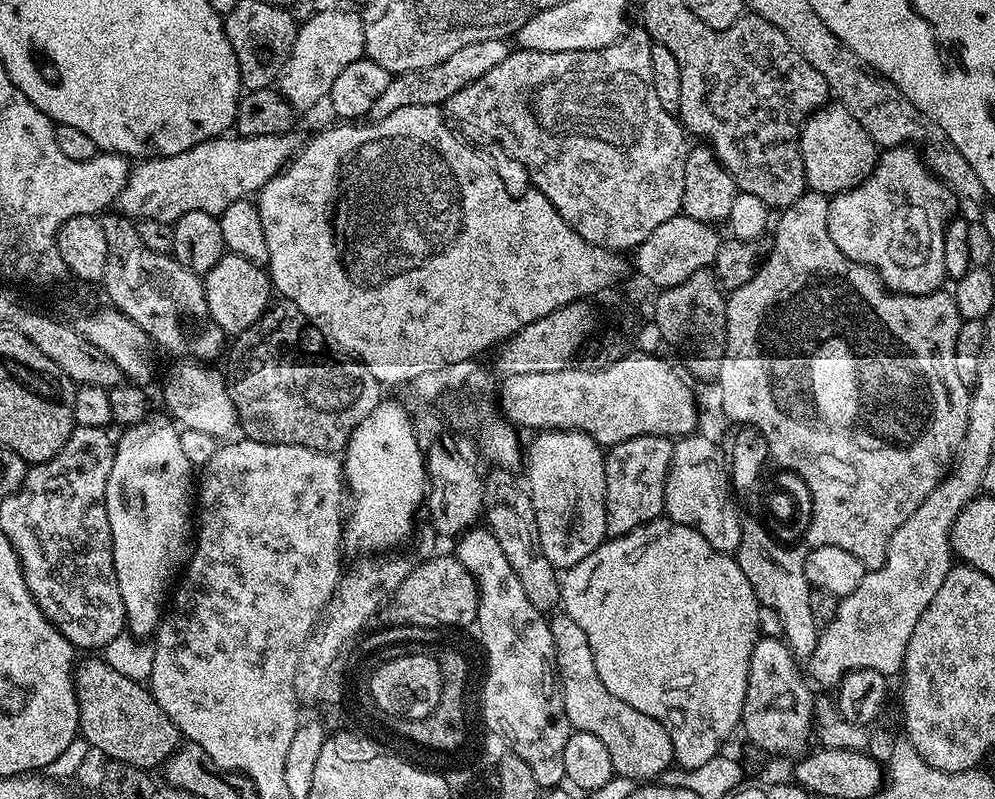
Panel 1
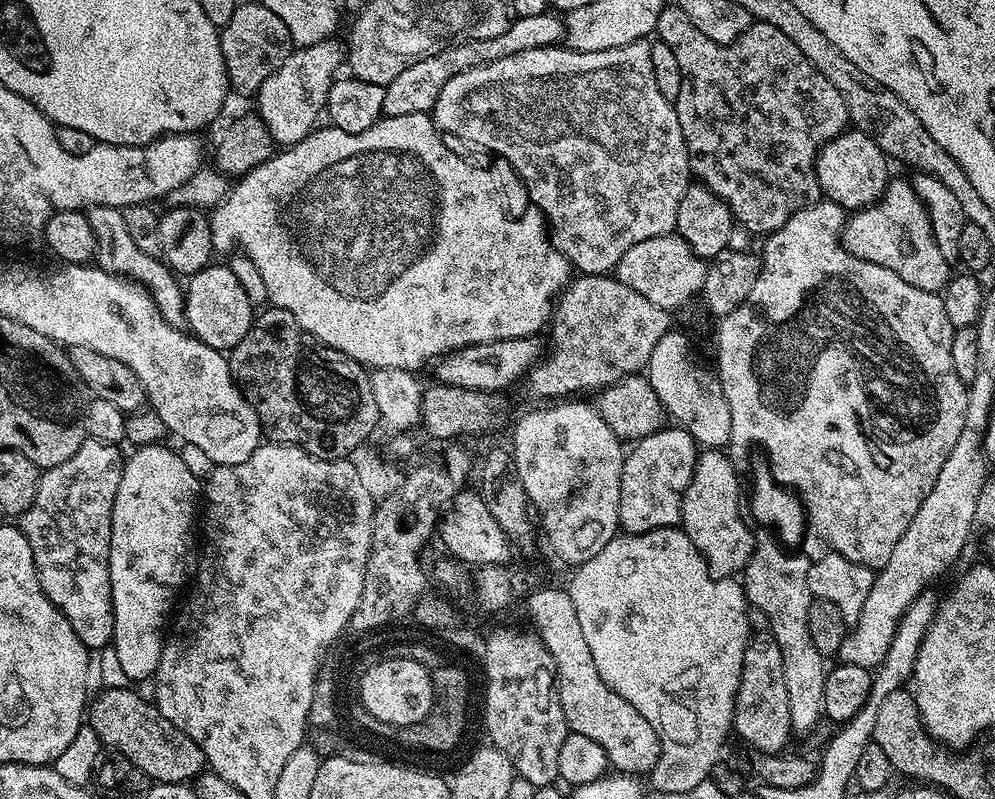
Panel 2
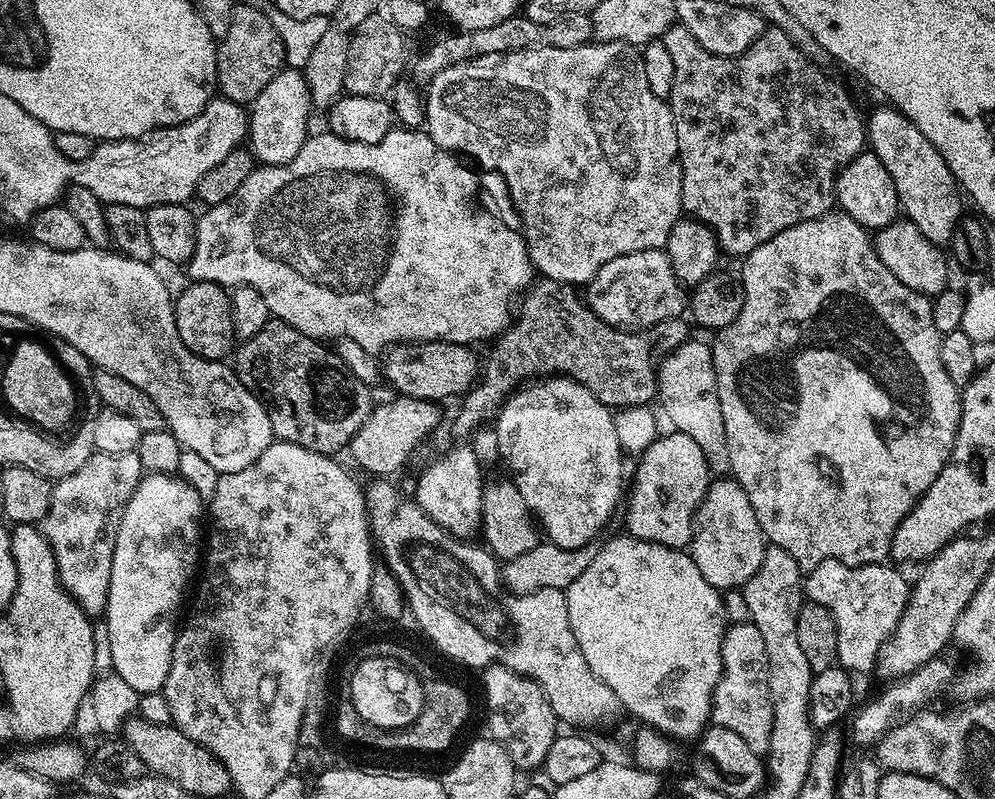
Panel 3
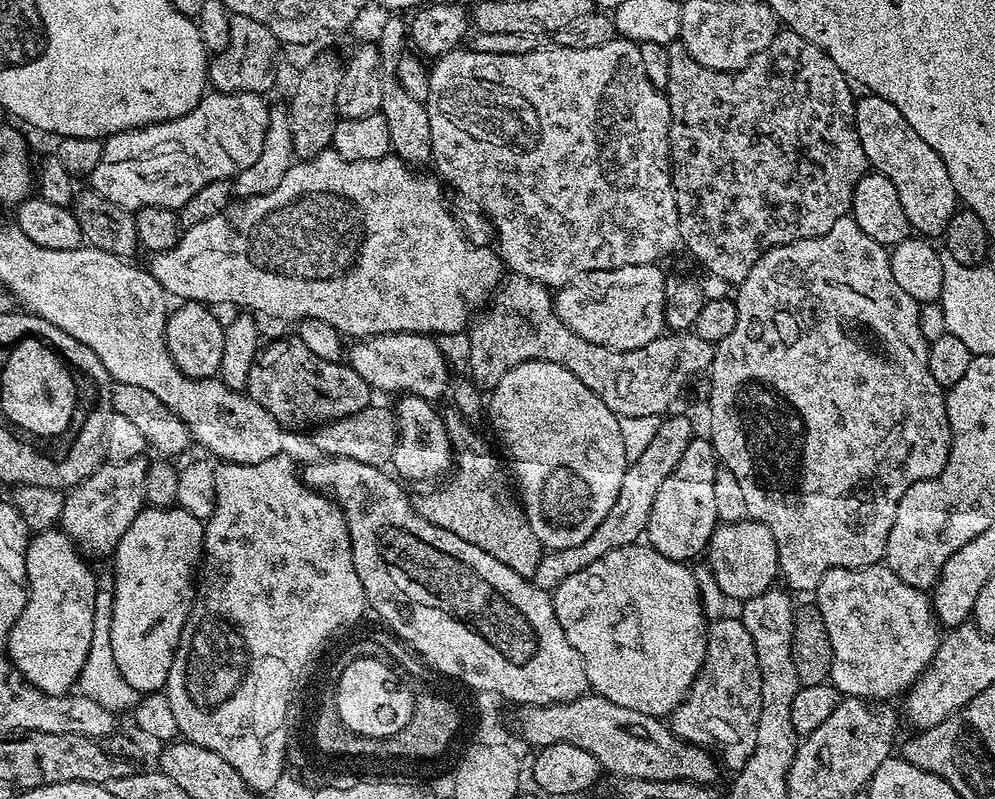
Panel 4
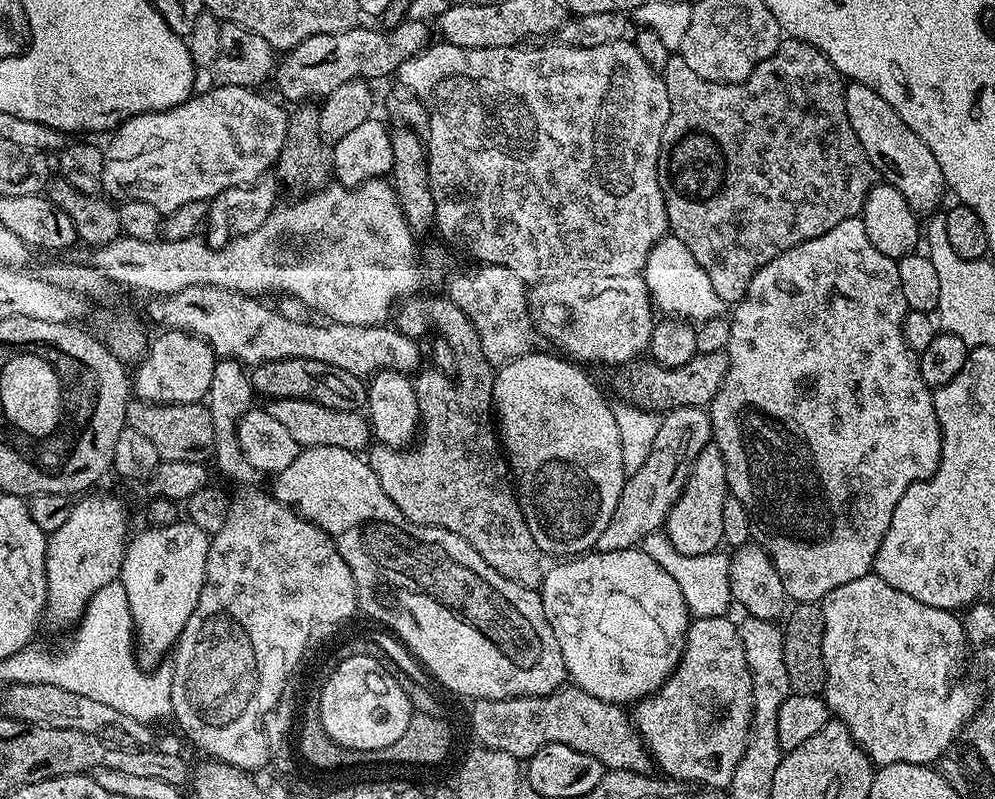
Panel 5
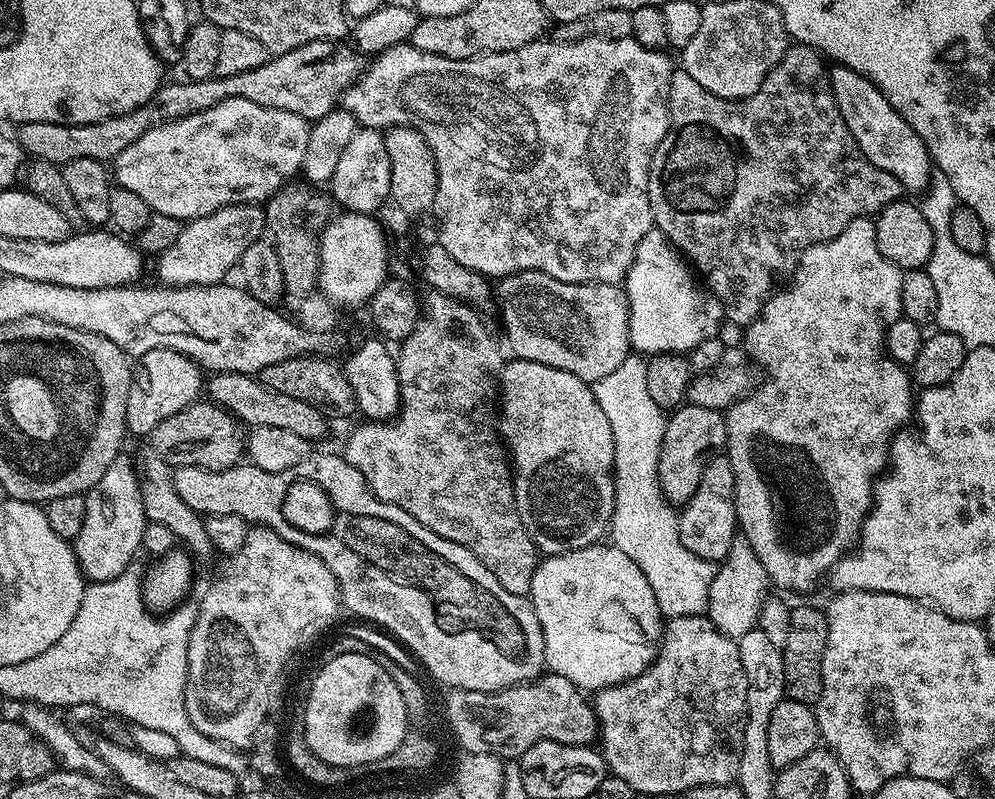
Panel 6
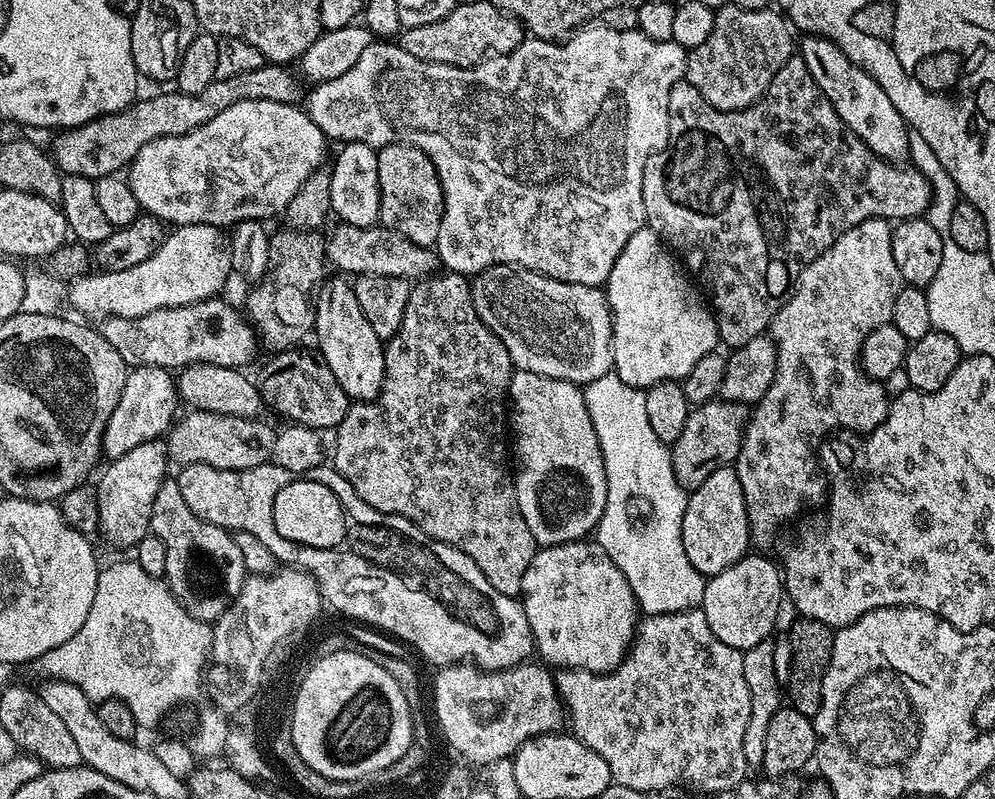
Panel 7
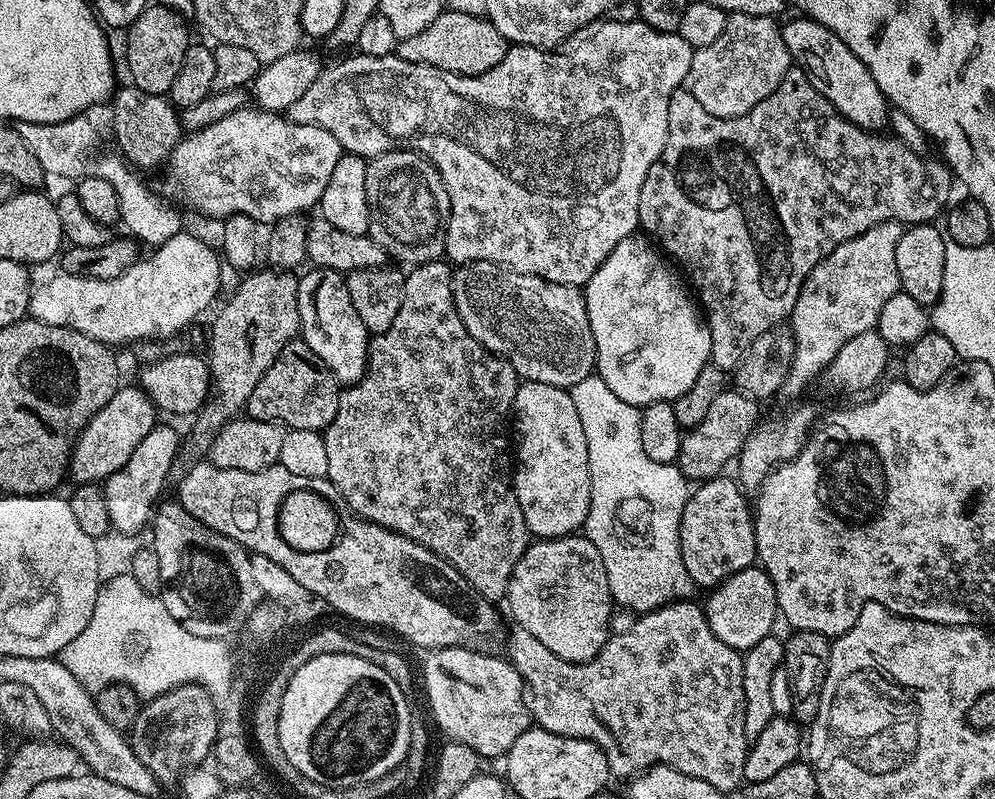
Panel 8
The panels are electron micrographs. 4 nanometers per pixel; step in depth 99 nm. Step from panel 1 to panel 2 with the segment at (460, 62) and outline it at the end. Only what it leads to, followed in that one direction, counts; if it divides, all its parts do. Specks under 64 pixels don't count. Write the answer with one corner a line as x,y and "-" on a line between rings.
549,10
533,16
516,16
506,34
498,34
498,38
453,44
451,48
438,54
430,54
430,58
422,58
422,62
414,62
414,66
406,66
406,70
398,74
395,85
385,91
384,111
398,116
431,113
433,106
438,102
438,94
442,94
442,86
446,86
446,82
450,82
454,74
462,74
471,68
494,62
498,58
518,54
522,50
550,48
559,45
564,39
564,20
555,11

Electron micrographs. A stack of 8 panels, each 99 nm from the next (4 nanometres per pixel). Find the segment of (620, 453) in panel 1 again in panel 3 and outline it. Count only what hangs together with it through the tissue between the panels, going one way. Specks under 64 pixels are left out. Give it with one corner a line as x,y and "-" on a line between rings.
668,430
657,436
635,464
636,477
630,480
632,497
628,500
627,535
667,548
687,549
692,543
696,511
704,501
710,483
701,447
688,434

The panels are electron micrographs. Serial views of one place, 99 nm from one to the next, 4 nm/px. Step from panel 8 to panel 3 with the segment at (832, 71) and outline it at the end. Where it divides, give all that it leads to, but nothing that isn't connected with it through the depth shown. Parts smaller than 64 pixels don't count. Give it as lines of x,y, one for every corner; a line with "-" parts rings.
883,107
874,109
870,114
867,113
867,147
878,158
878,162
882,162
882,166
886,166
890,178
894,178
894,190
898,194
900,207
906,219
914,226
918,226
918,230
922,230
922,234
926,234
926,238
930,238
932,244
951,245
954,230
966,212
961,185
956,183
954,174
950,174
950,166
946,166
942,154
926,138
926,134
922,134
922,130
918,130
918,126
914,126
914,122
910,122
910,118
903,116
897,108

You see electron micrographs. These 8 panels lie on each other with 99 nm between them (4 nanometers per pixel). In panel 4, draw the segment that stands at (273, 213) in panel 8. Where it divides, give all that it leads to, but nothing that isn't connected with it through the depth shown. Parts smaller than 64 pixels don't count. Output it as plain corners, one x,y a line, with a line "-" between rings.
209,91
198,102
190,114
182,118
167,120
161,124
148,124
144,128
132,128
129,132
119,132
103,141
104,149
98,166
94,166
90,177
91,191
102,198
129,210
146,206
162,206
178,210
202,186
219,180
231,181
242,170
250,170
262,154
262,142
266,142
269,105
264,105
265,97
255,92

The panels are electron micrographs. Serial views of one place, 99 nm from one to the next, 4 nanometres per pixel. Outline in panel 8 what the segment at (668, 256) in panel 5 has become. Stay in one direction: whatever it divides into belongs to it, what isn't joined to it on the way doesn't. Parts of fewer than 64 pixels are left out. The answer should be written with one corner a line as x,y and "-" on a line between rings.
636,234
627,236
613,250
610,258
606,258
604,265
589,278
588,283
583,285
582,291
595,331
601,337
608,336
612,356
616,359
616,380
608,380
610,390
614,390
622,402
630,402
643,410
649,404
674,402
686,394
690,386
694,386
694,378
698,378
698,374
710,363
712,343
708,325
690,295
685,277
669,263
657,245
656,249
638,237

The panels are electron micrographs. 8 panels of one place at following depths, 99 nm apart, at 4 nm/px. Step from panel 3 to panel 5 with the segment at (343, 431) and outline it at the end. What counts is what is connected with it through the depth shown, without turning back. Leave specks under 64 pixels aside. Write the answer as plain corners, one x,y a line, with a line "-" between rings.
306,358
268,360
264,364
255,365
250,375
253,389
257,393
260,391
264,398
317,400
319,404
330,410
347,412
360,412
368,403
368,389
361,377
346,374
346,370
338,370
335,366
326,366
326,362
314,362

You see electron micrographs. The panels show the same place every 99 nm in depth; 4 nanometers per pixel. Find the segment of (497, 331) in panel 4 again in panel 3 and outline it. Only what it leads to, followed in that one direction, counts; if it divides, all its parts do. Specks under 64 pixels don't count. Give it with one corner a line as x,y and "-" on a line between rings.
540,278
523,293
512,323
504,332
495,337
491,345
493,346
492,353
489,354
485,364
483,361
482,374
477,375
475,384
463,397
464,405
461,406
460,413
457,414
456,421
452,424
452,432
456,438
471,437
477,428
495,421
496,413
500,411
504,401
521,387
522,382
531,381
533,378
569,376
570,379
577,380
582,386
586,386
586,390
590,390
594,398
598,398
613,410
648,406
657,399
658,358
672,353
689,339
689,321
687,319
684,321
684,318
667,320
658,322
647,330
611,328
609,324
599,320
589,310
581,293
579,296
576,292
579,291
571,284

